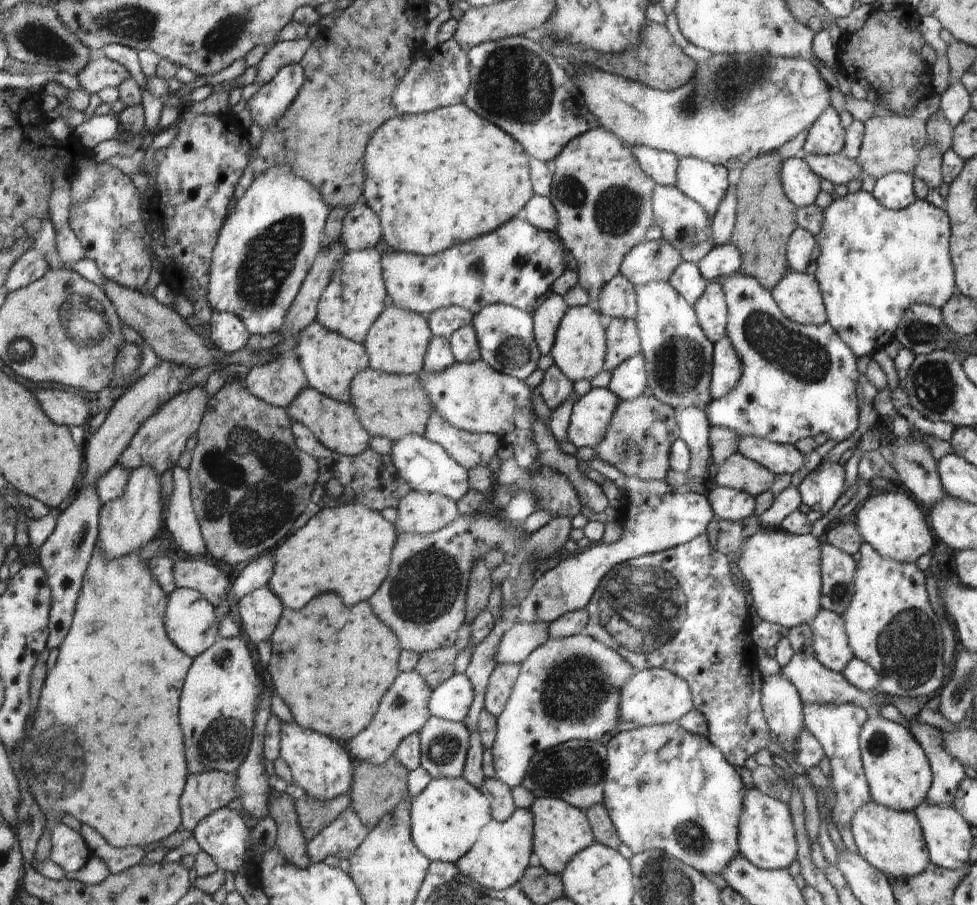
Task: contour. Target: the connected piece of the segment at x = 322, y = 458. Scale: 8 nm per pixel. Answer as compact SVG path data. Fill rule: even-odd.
M291 421L291 431L295 435L296 446L315 457L319 463L320 482L316 484L312 495L315 510L355 503L367 505L368 508L376 511L390 507L397 508L399 500L411 490L408 482L399 475L391 455L378 454L370 447L360 455L341 455L332 449L326 448L316 438L315 433L298 421ZM331 478L336 478L343 486L342 494L338 498L328 495L325 489L325 484Z

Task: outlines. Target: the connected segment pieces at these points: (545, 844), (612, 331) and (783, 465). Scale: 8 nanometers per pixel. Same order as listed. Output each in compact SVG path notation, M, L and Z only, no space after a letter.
M536 797L530 810L535 812L535 863L560 875L575 854L594 843L594 830L586 813L556 797Z
M610 318L607 324L607 360L604 370L613 371L628 359L642 352L635 319Z
M753 436L736 439L737 450L776 474L794 474L804 468L804 454L795 445L783 445Z

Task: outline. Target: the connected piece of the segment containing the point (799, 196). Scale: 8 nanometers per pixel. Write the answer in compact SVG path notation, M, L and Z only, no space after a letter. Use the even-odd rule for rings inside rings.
M791 157L784 160L781 183L797 208L815 204L820 194L820 178L802 158Z

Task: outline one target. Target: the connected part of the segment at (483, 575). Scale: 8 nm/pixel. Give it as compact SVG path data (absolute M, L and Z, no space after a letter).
M486 562L475 564L469 576L469 585L467 586L467 597L465 600L465 622L472 624L473 620L482 612L489 608L488 602L493 588L493 580L490 569Z

